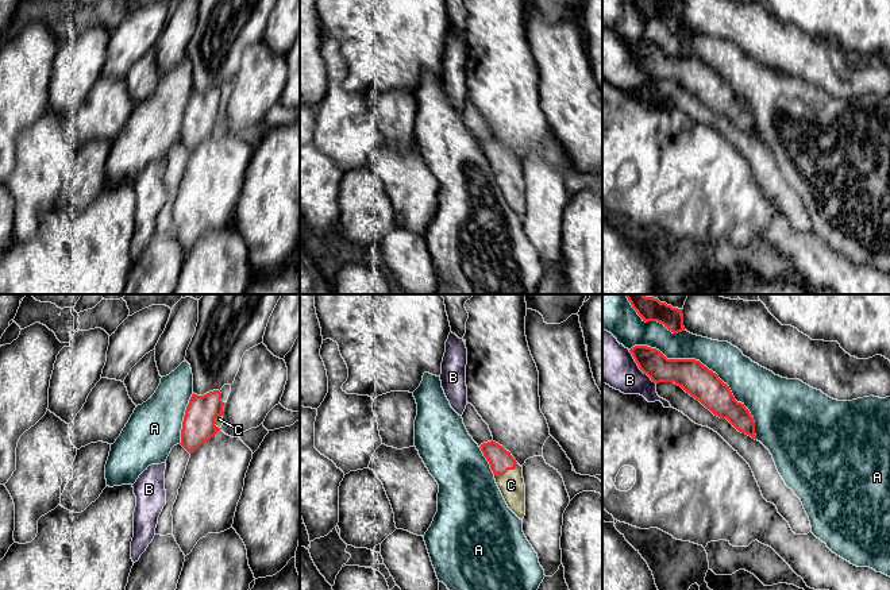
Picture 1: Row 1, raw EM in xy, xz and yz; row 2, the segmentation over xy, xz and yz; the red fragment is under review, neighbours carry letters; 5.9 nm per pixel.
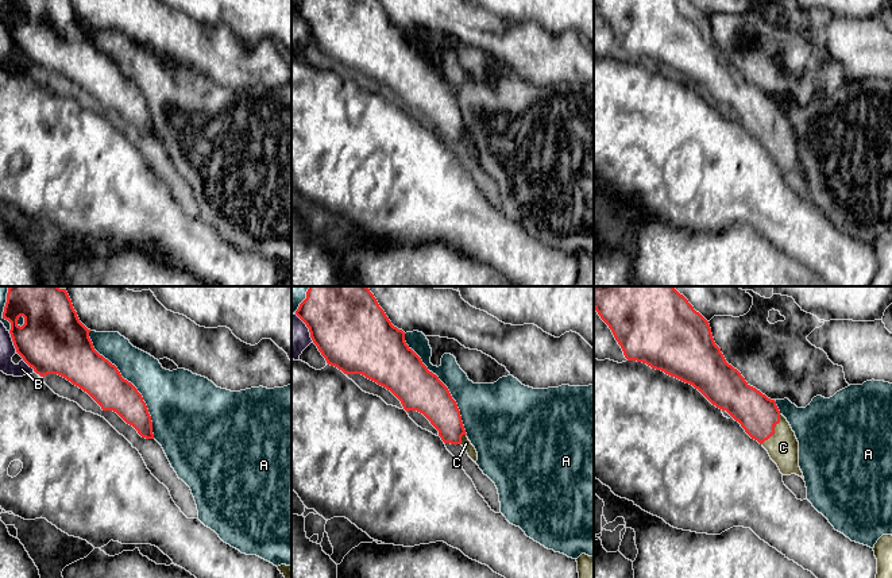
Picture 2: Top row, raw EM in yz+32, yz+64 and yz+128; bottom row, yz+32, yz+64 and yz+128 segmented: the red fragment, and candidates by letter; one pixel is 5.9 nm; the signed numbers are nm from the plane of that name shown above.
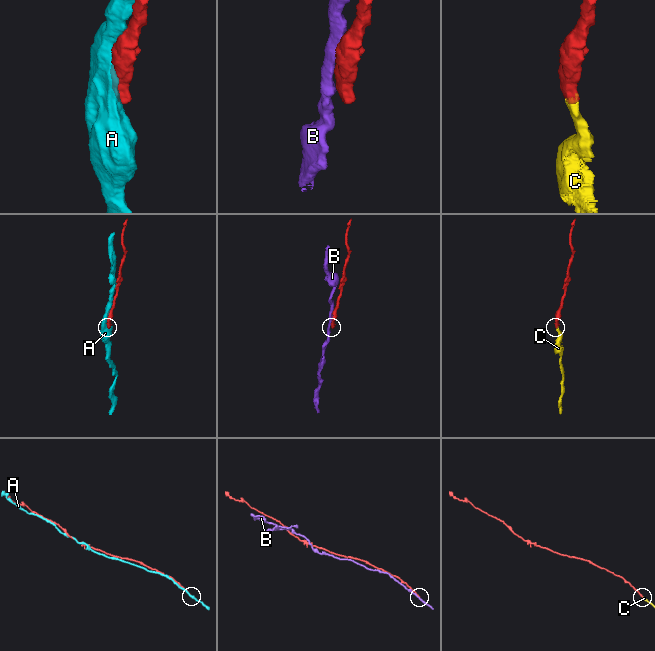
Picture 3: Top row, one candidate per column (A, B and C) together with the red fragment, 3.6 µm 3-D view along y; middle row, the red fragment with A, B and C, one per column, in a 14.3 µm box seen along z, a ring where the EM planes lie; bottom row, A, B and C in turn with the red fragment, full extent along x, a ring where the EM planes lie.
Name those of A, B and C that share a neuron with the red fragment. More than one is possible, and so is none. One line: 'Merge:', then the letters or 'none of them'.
Merge: C

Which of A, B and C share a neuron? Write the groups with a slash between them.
A / B / C

